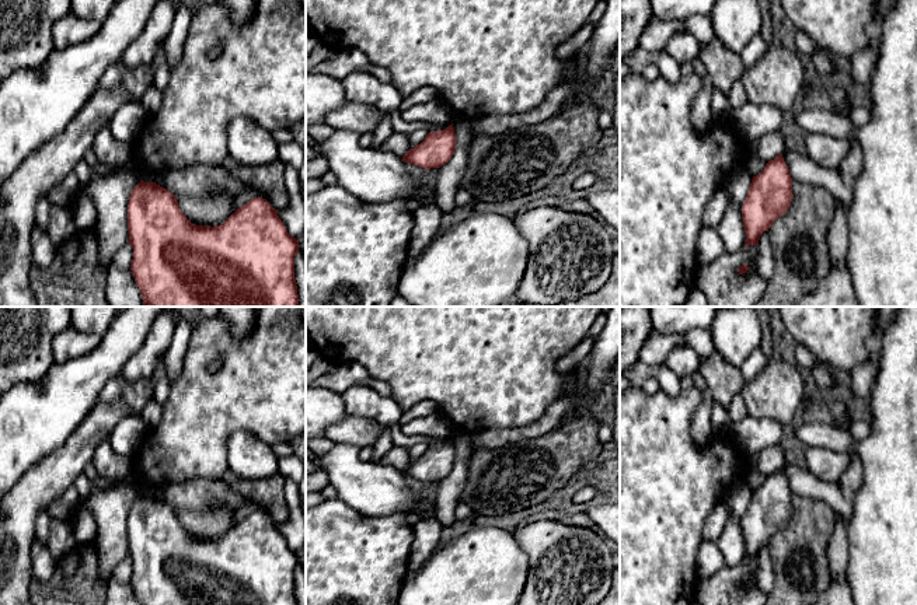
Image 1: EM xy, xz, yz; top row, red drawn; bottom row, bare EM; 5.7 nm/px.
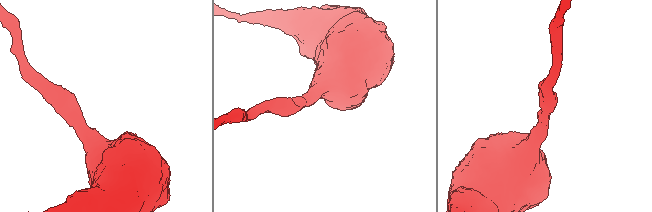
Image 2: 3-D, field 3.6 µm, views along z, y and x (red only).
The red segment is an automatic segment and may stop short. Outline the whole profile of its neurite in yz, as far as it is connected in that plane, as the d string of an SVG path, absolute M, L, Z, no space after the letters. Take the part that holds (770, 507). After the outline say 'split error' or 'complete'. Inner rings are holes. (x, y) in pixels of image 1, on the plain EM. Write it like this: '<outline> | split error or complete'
M782 468L768 475L764 483L753 490L742 532L747 559L759 559L760 549L787 527L792 515L792 492Z | complete

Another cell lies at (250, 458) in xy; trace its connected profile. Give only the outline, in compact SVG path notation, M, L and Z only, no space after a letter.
M234 431L227 440L230 472L241 479L258 480L278 475L273 447L248 431Z

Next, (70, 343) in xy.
M0 307L0 392L21 382L36 382L53 364L79 359L101 343L102 336L79 332L70 325L70 307Z

